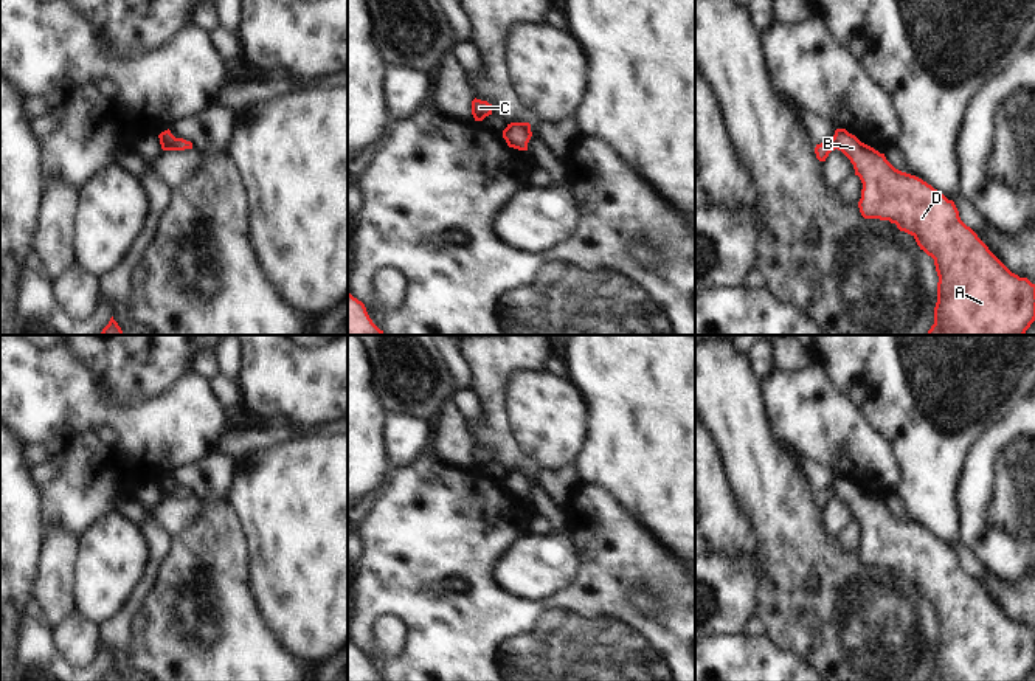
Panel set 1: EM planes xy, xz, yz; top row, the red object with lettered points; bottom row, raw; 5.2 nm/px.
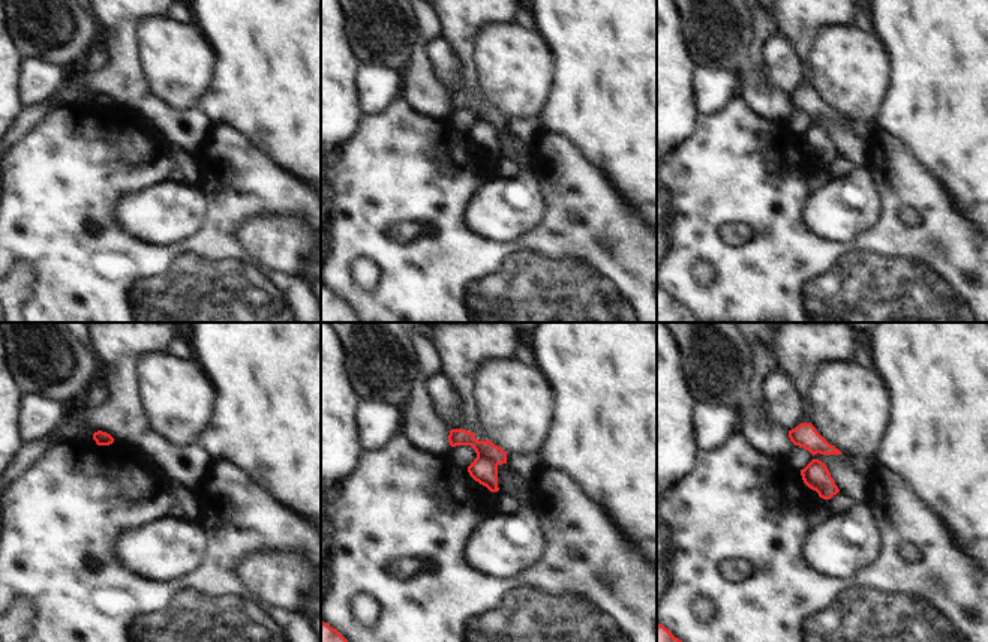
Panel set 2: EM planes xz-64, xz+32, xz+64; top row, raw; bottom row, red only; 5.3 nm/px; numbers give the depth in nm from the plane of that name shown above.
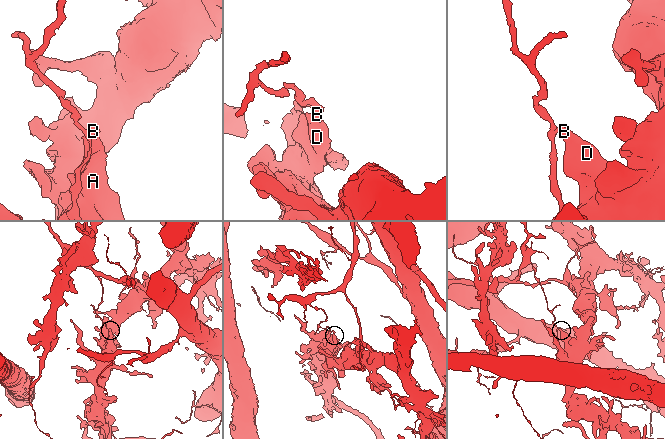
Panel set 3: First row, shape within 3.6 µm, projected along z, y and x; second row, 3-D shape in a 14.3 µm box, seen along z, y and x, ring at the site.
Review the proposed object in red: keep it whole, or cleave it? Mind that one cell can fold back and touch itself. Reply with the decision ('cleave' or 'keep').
cleave

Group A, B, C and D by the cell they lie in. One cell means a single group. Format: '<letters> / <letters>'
A B D / C

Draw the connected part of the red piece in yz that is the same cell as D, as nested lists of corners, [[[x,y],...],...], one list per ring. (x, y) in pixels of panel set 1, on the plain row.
[[[846,476],[833,482],[836,496],[853,512],[855,523],[863,531],[860,560],[864,566],[880,566],[895,571],[911,582],[920,597],[934,607],[937,650],[934,672],[928,681],[1026,681],[1035,669],[1035,631],[1012,621],[967,574],[953,548],[922,526],[895,517],[874,495],[861,490]]]

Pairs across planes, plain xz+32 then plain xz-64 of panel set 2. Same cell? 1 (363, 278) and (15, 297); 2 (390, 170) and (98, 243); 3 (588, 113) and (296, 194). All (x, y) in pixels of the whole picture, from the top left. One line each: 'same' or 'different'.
1: same
2: same
3: different

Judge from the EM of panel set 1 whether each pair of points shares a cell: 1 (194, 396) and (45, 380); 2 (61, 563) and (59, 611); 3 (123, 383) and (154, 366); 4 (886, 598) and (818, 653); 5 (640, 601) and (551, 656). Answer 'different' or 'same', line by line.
1: same
2: same
3: same
4: same
5: different

